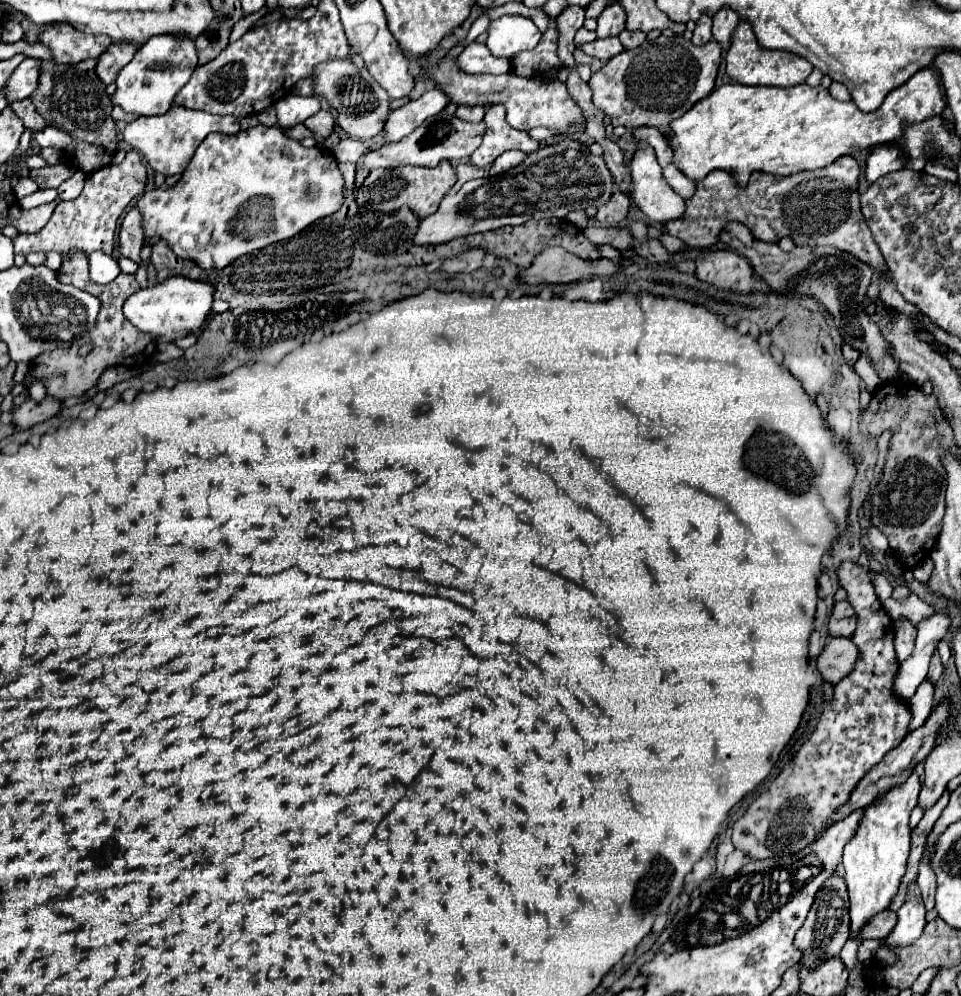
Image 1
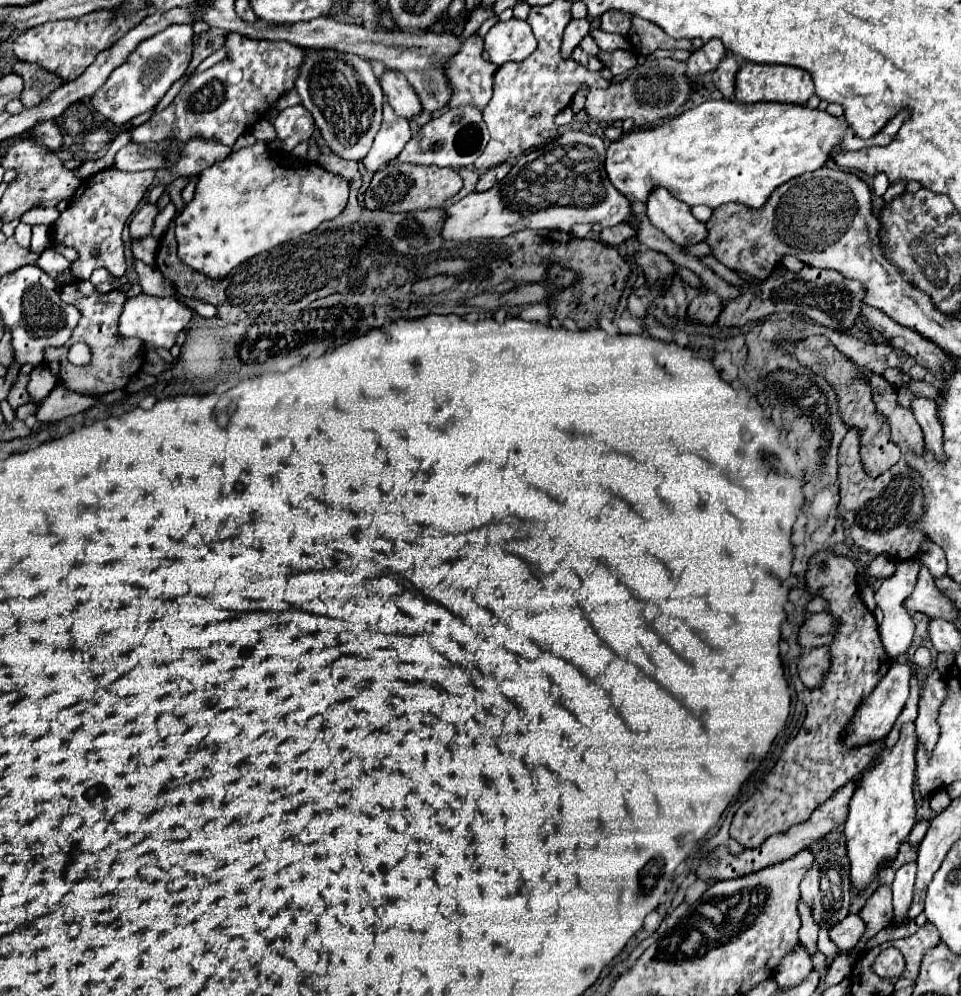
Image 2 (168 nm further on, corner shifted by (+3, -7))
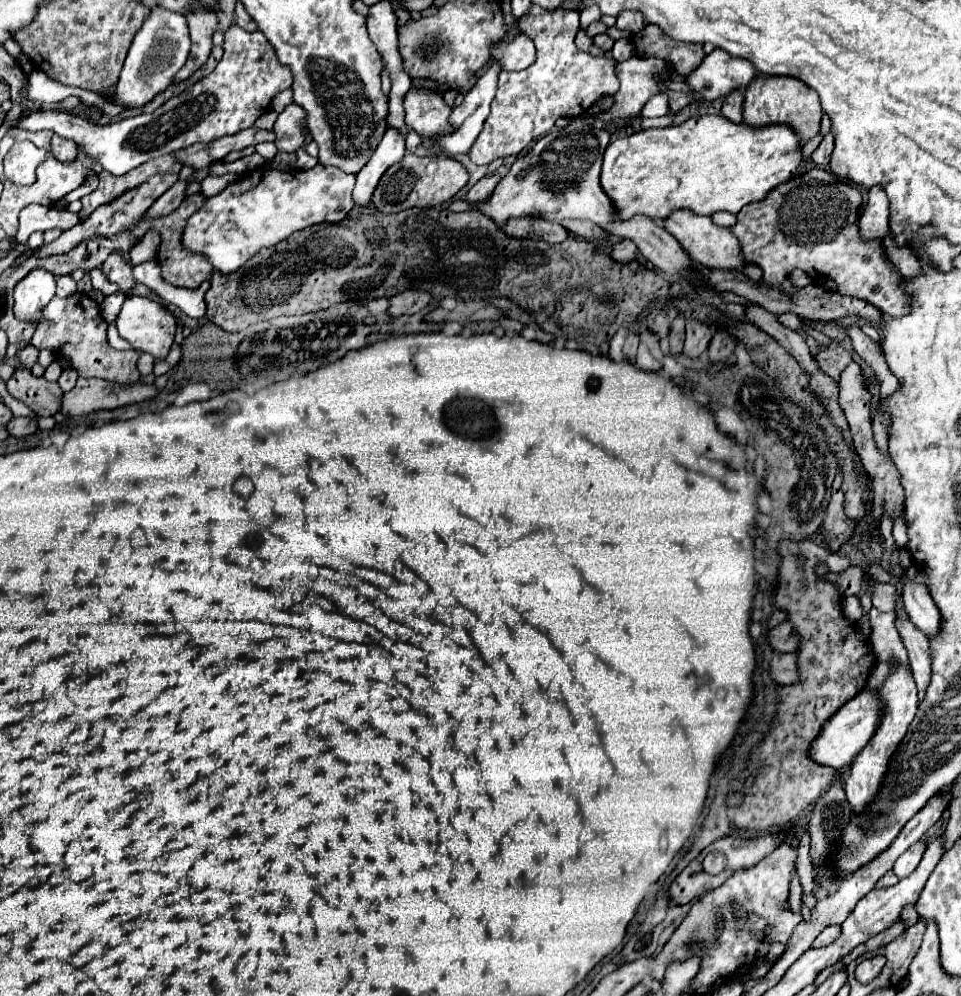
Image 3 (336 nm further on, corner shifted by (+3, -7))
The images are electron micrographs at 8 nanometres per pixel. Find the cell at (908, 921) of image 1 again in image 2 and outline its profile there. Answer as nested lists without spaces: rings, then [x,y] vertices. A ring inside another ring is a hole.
[[[907,863],[903,865],[893,879],[893,907],[895,907],[895,915],[903,917],[909,909],[909,901],[913,899],[913,885],[915,885],[915,871],[917,865],[915,863]]]

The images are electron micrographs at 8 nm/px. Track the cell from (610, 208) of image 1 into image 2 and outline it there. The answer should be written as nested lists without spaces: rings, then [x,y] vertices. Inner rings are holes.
[[[615,225],[613,229],[603,229],[601,241],[611,247],[617,247],[617,245],[625,243],[627,239],[631,239],[633,235],[635,235],[635,229],[631,225]]]

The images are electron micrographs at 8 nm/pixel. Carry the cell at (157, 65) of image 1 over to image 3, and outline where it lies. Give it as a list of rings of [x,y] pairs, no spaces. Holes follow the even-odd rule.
[[[161,7],[153,9],[149,19],[143,23],[139,33],[135,35],[133,45],[127,53],[125,65],[115,83],[115,91],[107,99],[111,103],[121,103],[125,109],[143,107],[173,83],[173,77],[189,57],[189,49],[191,49],[191,39],[189,39],[187,19],[179,13],[161,9]]]

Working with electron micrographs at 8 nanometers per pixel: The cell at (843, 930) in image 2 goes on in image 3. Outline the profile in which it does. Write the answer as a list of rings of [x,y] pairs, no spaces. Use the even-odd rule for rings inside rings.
[[[829,925],[817,935],[817,939],[813,941],[813,947],[825,947],[825,945],[833,943],[839,935],[841,935],[841,925]]]

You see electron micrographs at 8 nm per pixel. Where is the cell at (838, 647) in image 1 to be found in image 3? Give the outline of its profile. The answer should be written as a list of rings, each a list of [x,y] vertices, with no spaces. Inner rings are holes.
[[[777,653],[771,661],[771,675],[779,685],[795,685],[799,681],[797,653]]]

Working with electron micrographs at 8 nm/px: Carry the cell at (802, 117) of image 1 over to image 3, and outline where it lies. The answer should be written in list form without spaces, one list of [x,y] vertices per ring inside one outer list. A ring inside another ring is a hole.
[[[699,115],[689,117],[681,125],[645,129],[633,133],[631,137],[611,141],[601,169],[601,187],[615,203],[619,219],[647,215],[661,221],[673,209],[681,207],[687,207],[697,215],[713,215],[715,211],[739,213],[741,207],[765,199],[773,187],[789,181],[805,161],[801,141],[791,125],[773,123],[765,127],[751,127],[747,123],[727,121],[723,115]]]

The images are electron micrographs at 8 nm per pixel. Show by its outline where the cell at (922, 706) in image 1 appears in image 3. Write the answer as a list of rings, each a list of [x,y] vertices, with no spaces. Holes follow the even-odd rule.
[[[873,607],[869,611],[869,621],[873,627],[869,642],[873,645],[877,661],[897,659],[899,663],[909,665],[909,655],[905,653],[901,635],[895,629],[895,613],[881,613],[879,609]]]

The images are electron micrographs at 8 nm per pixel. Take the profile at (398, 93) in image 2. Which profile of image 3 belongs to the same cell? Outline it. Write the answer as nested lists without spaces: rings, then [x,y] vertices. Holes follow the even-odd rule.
[[[411,87],[409,93],[405,93],[403,107],[407,127],[415,129],[421,137],[435,137],[451,131],[447,123],[451,107],[433,91]]]

